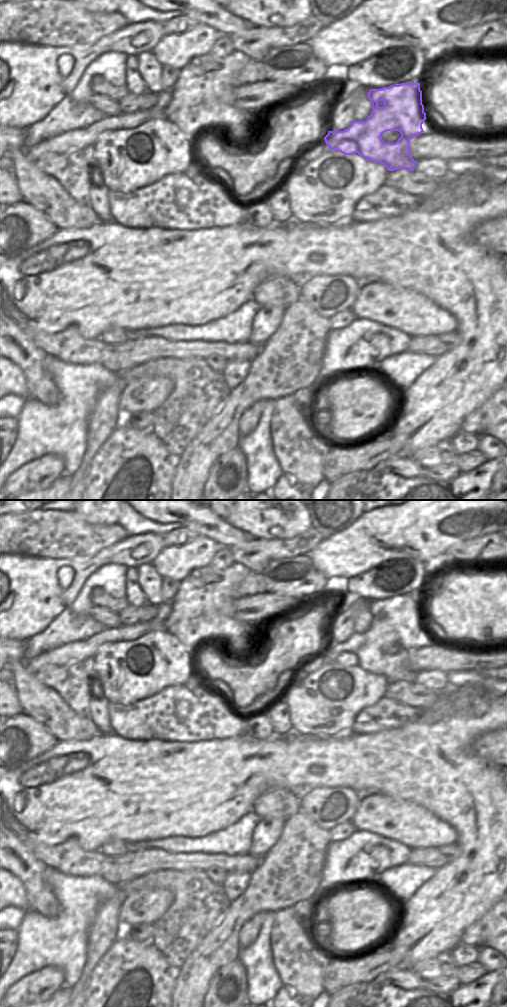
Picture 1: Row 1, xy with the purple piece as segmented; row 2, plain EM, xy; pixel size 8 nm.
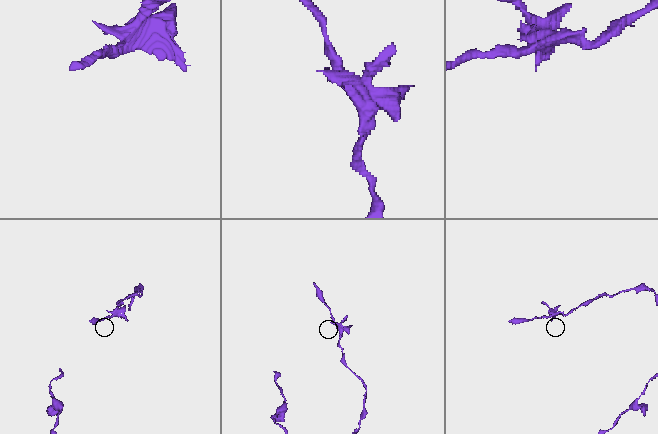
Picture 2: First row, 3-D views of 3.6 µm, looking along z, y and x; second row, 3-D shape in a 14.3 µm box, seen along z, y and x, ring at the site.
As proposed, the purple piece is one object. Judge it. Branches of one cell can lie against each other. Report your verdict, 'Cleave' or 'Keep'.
Cleave.

